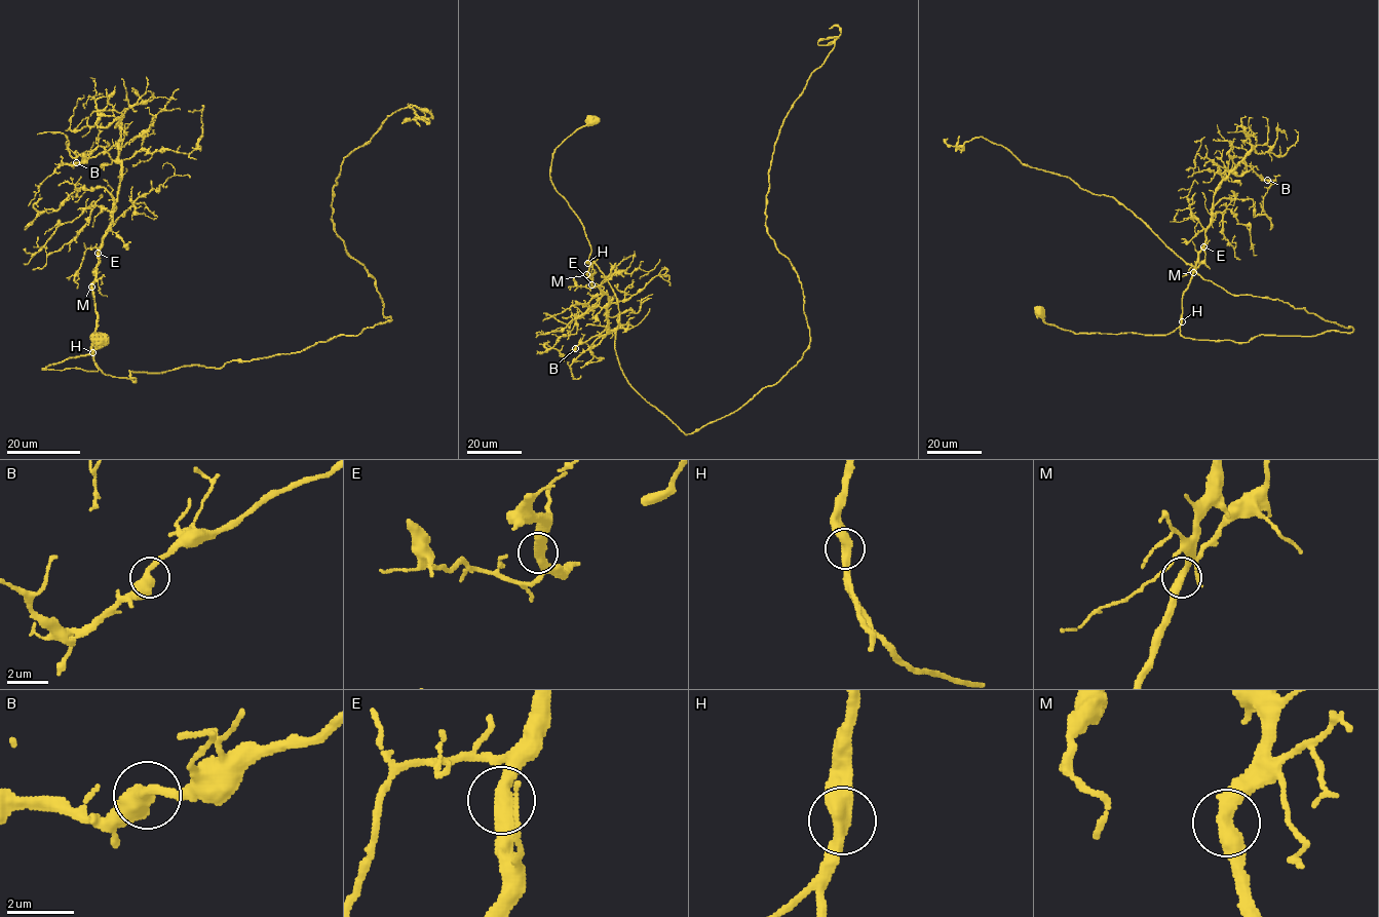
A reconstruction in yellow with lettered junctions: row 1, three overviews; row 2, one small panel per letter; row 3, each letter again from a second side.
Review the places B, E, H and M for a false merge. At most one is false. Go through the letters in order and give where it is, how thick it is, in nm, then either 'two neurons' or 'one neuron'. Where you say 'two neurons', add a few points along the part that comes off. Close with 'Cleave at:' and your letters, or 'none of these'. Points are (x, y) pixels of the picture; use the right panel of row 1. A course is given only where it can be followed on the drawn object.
B: place (1267, 180); calibre 440 nm; one neuron
E: place (1203, 246); calibre 400 nm; one neuron
H: place (1182, 321); calibre 440 nm; one neuron
M: place (1193, 272); calibre 400 nm; one neuron
Cleave at: none of these

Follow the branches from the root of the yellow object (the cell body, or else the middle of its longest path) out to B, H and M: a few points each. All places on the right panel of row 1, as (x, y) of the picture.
B: (1037, 311), (1045, 322), (1075, 333), (1173, 332), (1205, 239), (1216, 188), (1240, 162), (1267, 180)
H: (1037, 311), (1045, 322), (1075, 333), (1163, 335), (1173, 332), (1181, 320)
M: (1037, 311), (1045, 322), (1075, 333), (1166, 335), (1180, 325), (1183, 293), (1193, 272)

